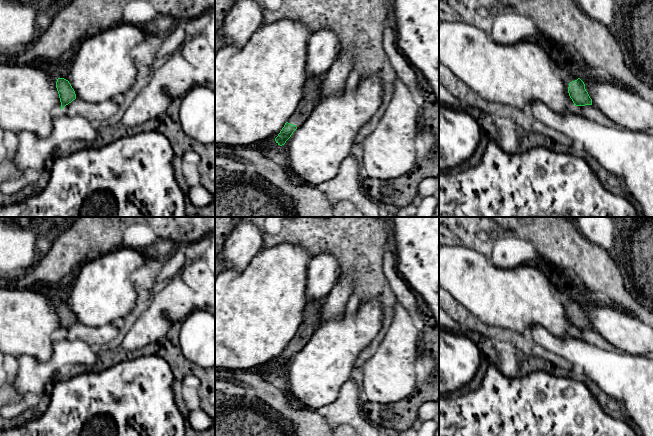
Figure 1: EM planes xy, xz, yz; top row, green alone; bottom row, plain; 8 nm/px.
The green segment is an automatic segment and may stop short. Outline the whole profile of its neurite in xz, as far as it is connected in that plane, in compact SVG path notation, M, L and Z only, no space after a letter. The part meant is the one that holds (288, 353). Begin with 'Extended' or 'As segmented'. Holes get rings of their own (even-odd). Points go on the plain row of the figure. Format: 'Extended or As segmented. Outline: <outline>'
Extended. Outline: M324 299L311 300L304 309L303 321L298 327L294 337L287 344L284 351L275 362L278 369L282 370L291 361L293 356L308 343L320 321Z

